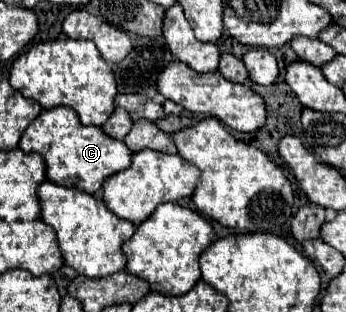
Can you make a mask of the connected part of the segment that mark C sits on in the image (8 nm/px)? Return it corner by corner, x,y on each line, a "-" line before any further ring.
51,108
43,110
35,122
23,132
19,140
19,148
27,154
41,154
47,164
47,178
61,186
75,186
83,192
97,192
105,178
125,170
131,164
131,150
109,136
97,126
83,126
79,116
71,108

